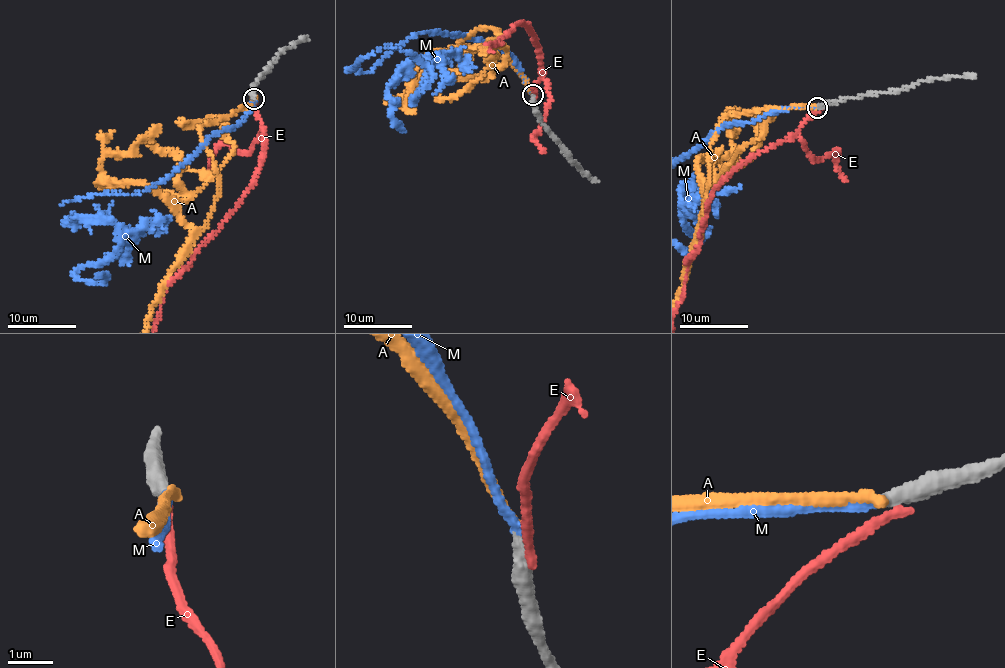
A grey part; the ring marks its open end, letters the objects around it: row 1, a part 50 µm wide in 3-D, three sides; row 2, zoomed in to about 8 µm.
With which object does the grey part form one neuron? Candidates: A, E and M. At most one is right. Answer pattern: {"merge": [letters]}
{"merge": ["M"]}

